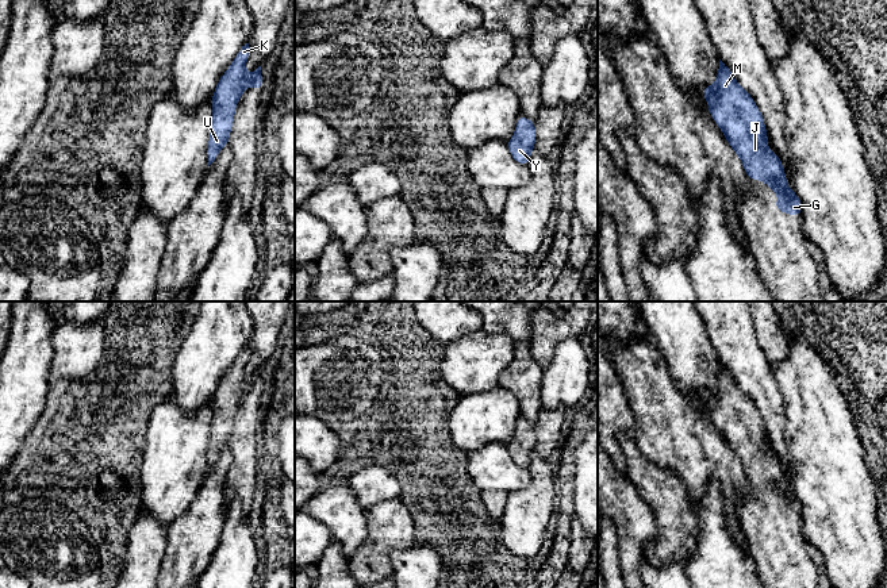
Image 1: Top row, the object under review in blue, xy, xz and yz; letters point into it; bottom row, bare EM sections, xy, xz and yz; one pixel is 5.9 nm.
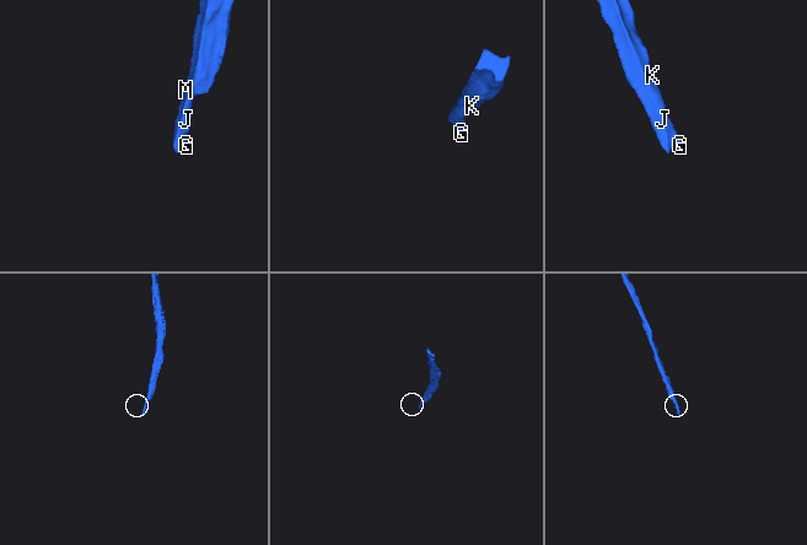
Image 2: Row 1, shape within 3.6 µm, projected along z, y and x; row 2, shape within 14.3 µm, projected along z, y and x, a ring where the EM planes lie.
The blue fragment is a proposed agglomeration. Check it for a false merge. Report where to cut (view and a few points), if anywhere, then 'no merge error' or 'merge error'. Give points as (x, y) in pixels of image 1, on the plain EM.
no cut; no merge error

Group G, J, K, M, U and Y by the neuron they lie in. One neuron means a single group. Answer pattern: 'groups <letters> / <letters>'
groups G J K M U Y

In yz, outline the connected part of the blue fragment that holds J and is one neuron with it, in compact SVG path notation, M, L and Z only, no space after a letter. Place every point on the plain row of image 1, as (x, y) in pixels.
M721 362L717 384L704 389L703 400L709 406L711 419L742 464L746 479L750 483L763 483L777 495L775 512L799 518L802 506L787 489L779 460L767 450L768 438L761 415Z

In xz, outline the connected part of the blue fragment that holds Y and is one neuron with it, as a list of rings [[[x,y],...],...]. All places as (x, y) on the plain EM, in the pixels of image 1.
[[[521,418],[517,426],[515,437],[507,445],[510,456],[517,465],[529,468],[535,439],[534,424]]]

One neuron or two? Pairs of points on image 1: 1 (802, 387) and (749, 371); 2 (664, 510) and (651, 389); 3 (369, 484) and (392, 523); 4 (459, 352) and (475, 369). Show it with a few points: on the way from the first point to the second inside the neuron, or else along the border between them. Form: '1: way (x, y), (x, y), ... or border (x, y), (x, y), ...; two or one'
1: border (770, 365), (778, 383), (783, 410); two
2: border (636, 445), (648, 460), (669, 468), (684, 485); two
3: border (398, 496), (376, 503), (367, 512); two
4: way (463, 356), (473, 365); one

